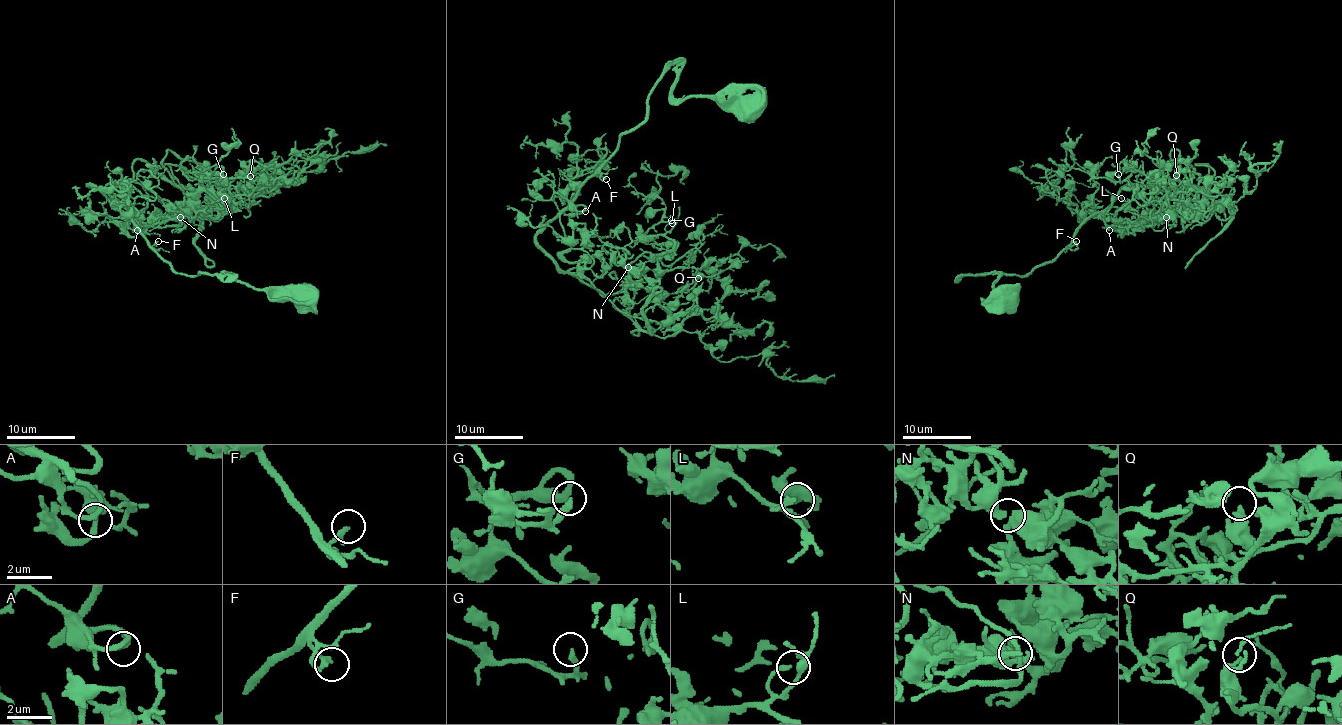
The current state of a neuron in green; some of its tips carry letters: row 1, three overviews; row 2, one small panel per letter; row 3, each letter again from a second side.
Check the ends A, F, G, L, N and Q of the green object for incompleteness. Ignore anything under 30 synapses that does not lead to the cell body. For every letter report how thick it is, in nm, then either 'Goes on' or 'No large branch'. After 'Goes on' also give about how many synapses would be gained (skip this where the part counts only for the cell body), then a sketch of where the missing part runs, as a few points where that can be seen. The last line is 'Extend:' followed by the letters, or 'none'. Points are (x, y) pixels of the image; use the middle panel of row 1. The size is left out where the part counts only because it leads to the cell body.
A: Thickness 170 nm. No large branch
F: Thickness 240 nm. No large branch
G: Thickness 240 nm. Goes on. Roughly 35 synapses. Course of what is missing: (671, 220), (688, 220), (691, 215), (677, 228)
L: Thickness 160 nm. No large branch
N: Thickness 280 nm. No large branch
Q: Thickness 320 nm. No large branch
Extend: G

